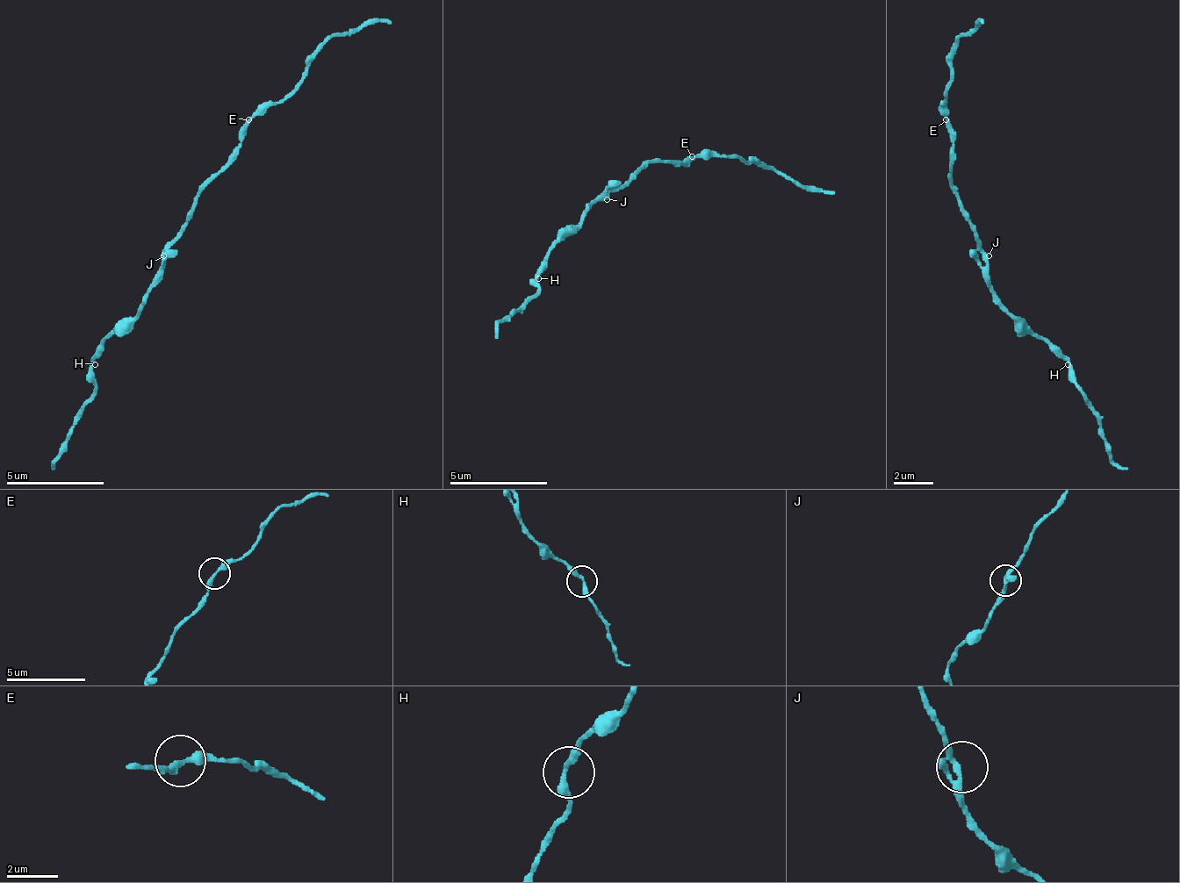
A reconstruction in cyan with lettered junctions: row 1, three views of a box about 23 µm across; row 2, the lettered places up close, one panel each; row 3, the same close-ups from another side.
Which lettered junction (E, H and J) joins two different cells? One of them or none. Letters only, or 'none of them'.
E

